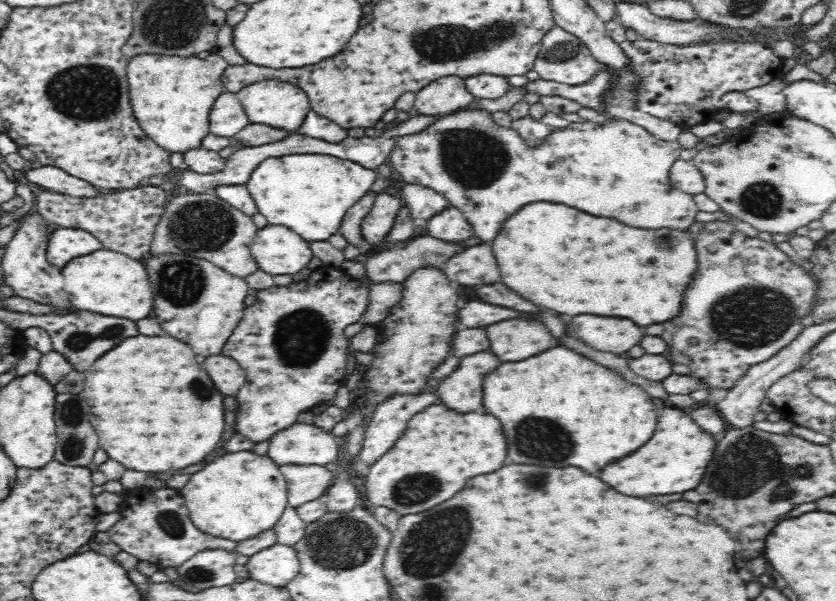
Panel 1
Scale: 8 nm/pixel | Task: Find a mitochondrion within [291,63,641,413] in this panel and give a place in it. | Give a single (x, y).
(475, 159)

